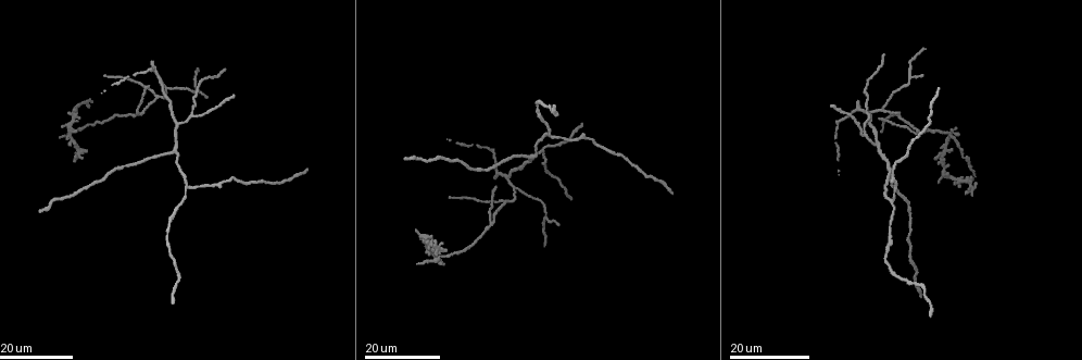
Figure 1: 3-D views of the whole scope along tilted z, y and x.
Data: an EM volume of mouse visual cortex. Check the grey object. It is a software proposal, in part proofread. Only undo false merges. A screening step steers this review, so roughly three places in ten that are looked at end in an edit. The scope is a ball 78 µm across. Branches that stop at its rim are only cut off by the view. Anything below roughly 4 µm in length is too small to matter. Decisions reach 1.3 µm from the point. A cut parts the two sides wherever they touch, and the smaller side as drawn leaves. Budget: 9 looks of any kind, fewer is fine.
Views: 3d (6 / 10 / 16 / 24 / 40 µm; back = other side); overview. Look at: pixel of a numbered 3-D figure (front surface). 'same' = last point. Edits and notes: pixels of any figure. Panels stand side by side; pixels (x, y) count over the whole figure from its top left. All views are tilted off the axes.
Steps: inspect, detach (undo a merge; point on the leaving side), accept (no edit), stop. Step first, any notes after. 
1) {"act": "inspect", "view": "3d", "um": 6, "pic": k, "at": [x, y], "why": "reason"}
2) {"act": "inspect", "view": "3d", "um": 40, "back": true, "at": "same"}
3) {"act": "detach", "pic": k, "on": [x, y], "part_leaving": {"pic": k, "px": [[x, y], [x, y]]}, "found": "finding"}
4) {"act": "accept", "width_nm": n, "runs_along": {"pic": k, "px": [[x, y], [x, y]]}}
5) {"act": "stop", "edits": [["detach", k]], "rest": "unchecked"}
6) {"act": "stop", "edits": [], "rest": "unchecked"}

{"act": "inspect", "view": "3d", "um": 16, "pic": 1, "at": [513, 188], "why": "a fork"}

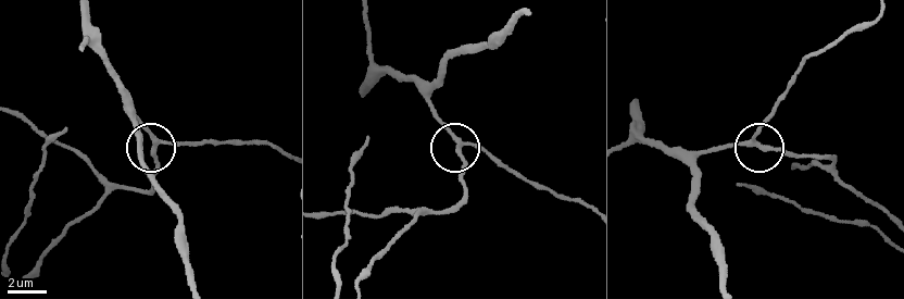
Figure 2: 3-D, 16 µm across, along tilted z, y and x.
{"act": "inspect", "view": "3d", "um": 6, "pic": 2, "at": [158, 143], "why": "closer look"}

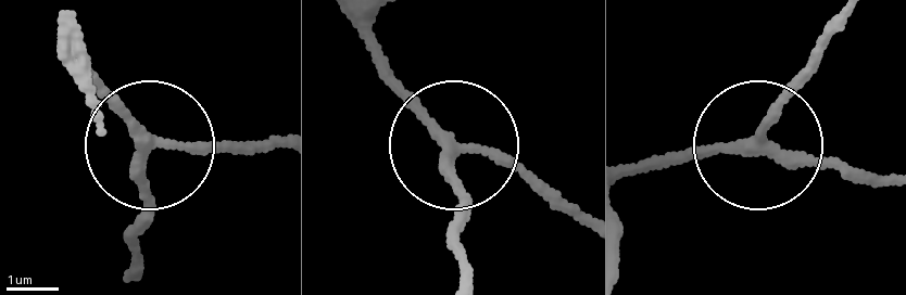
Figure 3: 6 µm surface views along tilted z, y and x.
{"act": "accept", "arms": 3, "runs_along": {"pic": 3, "px": [[630, 171], [751, 138], [809, 54]]}, "found": "one neuron here"}

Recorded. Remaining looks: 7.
{"act": "inspect", "view": "3d", "um": 16, "pic": 1, "at": [489, 220], "why": "three arms meet"}

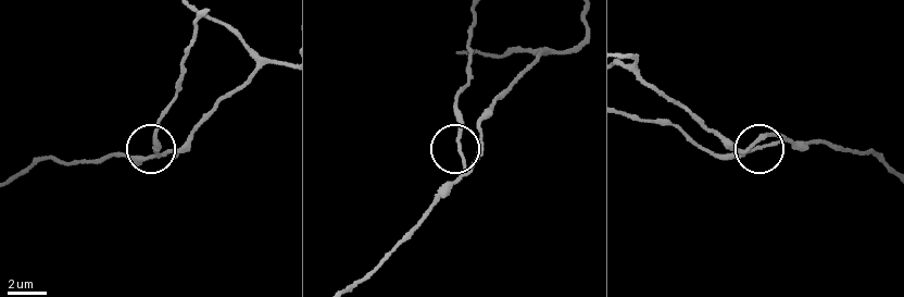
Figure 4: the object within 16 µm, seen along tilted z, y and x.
{"act": "inspect", "view": "3d", "um": 6, "pic": 4, "at": [772, 143], "why": "zoom in"}

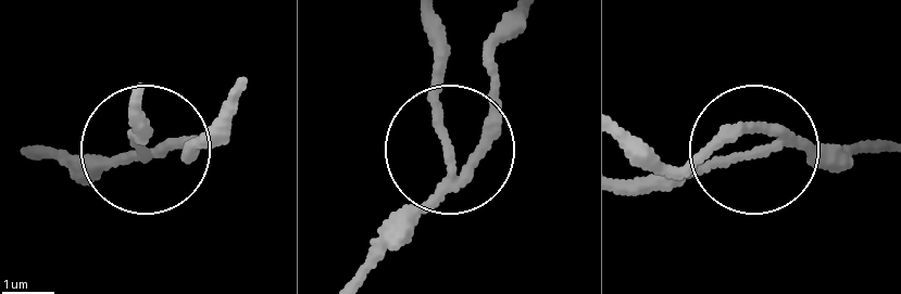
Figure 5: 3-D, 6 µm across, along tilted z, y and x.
{"act": "detach", "pic": 5, "on": [439, 119], "side_arm_um": 14, "part_leaving": {"pic": 5, "px": [[441, 182], [433, 21]]}, "found": "two neurons meet here"}

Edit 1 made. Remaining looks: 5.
{"act": "inspect", "view": "overview"}

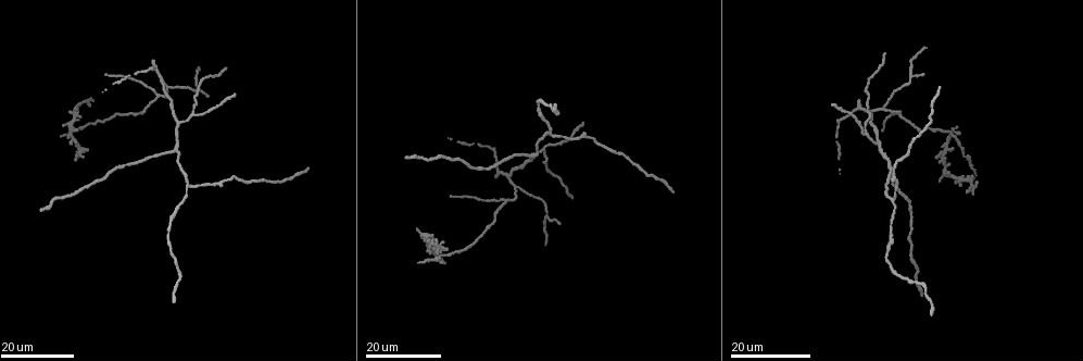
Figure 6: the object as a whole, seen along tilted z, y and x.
{"act": "inspect", "view": "3d", "um": 24, "pic": 6, "at": [913, 75], "why": "a fork"}

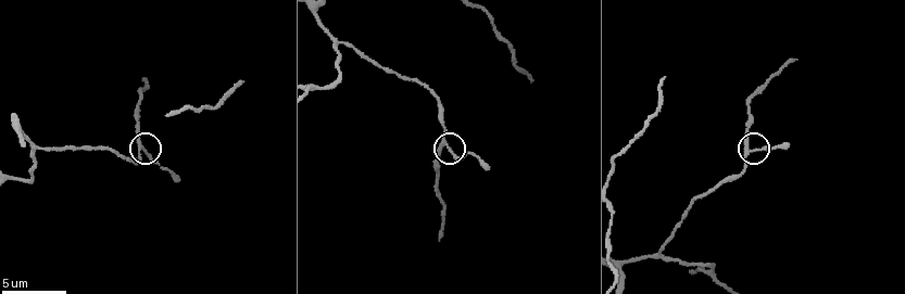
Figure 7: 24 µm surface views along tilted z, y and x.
{"act": "inspect", "view": "3d", "um": 6, "pic": 7, "at": [446, 144]}

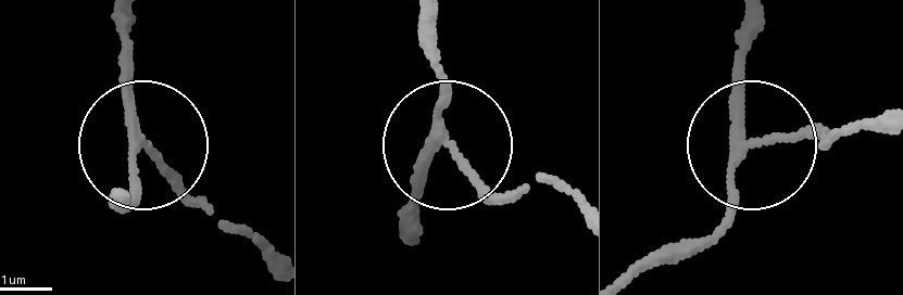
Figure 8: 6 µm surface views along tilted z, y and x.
{"act": "accept", "runs_along": {"pic": 8, "px": [[425, 12], [440, 116], [463, 164], [568, 195]]}, "found": "one neuron here"}

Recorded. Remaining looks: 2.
{"act": "inspect", "view": "3d", "um": 16, "pic": 6, "at": [180, 123], "why": "a fork"}

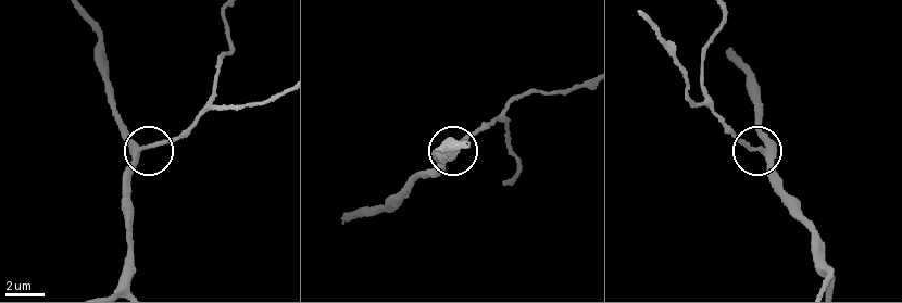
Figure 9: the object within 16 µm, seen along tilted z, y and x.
{"act": "inspect", "view": "3d", "um": 10, "pic": 9, "at": [763, 150]}

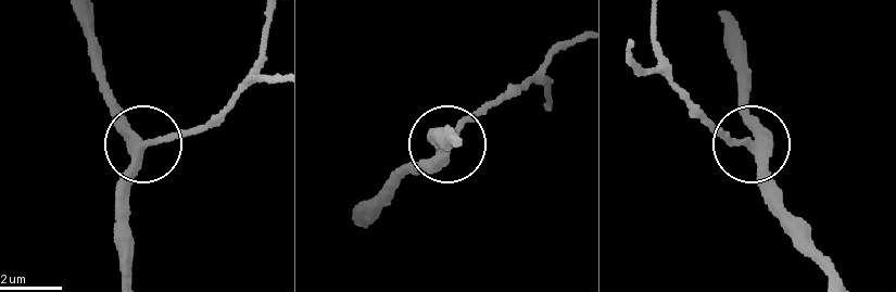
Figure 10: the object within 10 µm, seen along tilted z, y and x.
{"act": "accept", "side_arm_um": 30, "runs_along": {"pic": 10, "px": [[722, 40], [740, 73], [742, 119], [753, 142], [694, 116]]}, "found": "all the same neuron"}

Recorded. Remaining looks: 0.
{"act": "stop", "edits": [["detach", 5]], "rest": "unchecked"}

